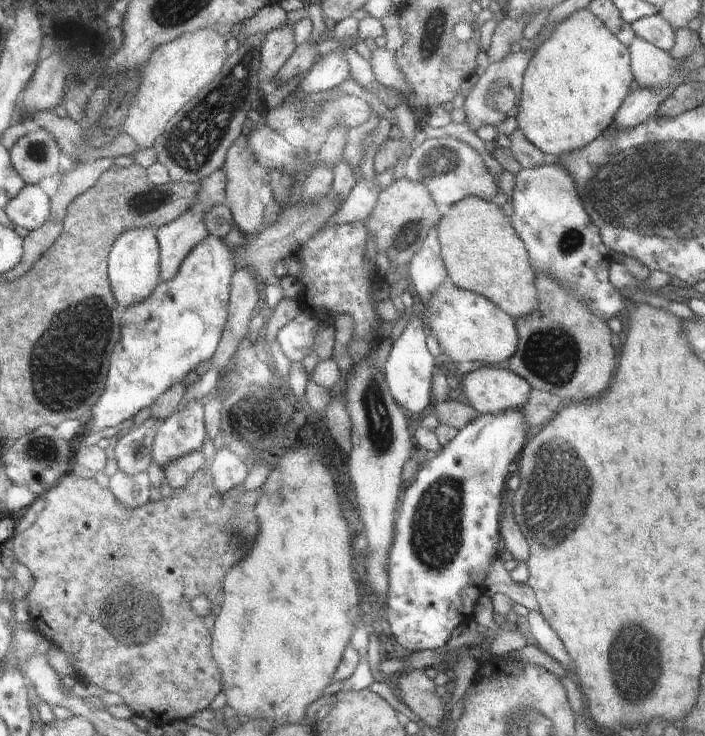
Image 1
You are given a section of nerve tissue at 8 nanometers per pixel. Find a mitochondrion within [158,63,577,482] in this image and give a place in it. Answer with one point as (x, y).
(255, 418)

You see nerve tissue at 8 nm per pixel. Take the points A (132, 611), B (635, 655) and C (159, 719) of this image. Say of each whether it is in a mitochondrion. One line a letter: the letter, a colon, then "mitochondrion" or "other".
A: mitochondrion
B: mitochondrion
C: other

